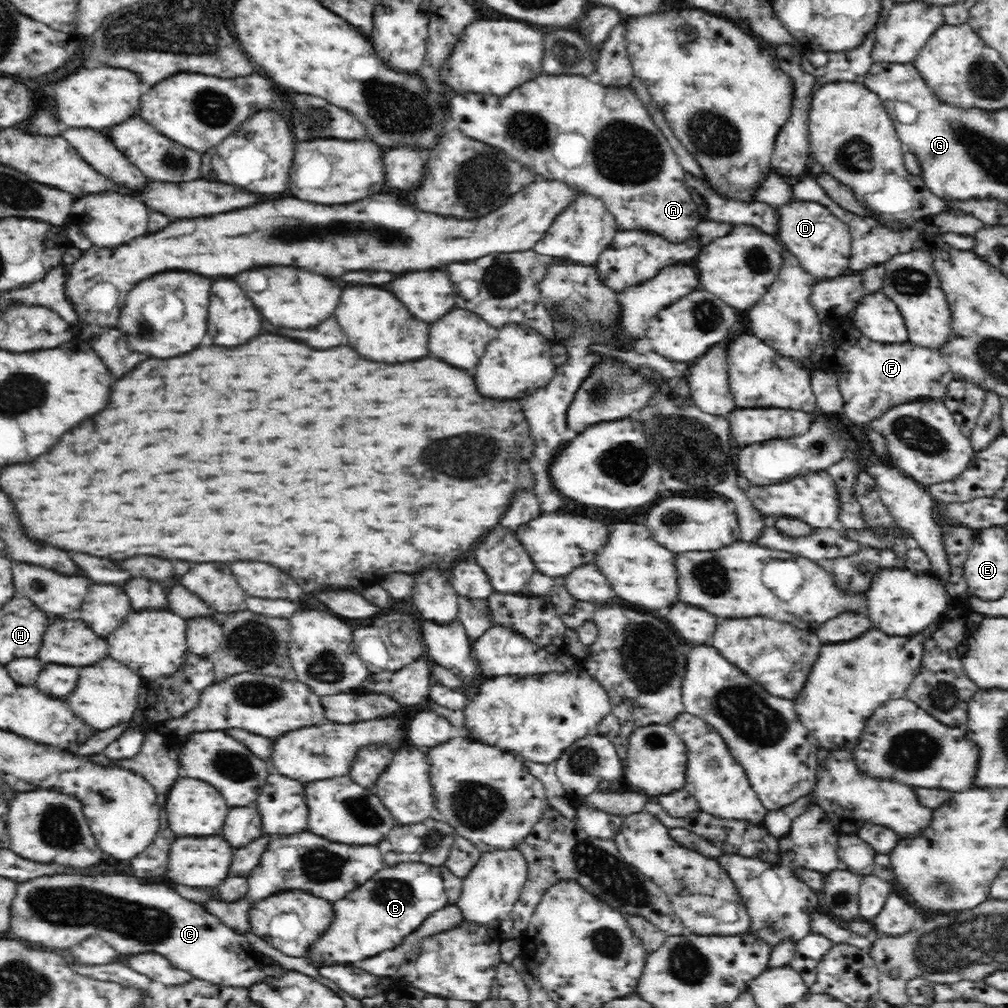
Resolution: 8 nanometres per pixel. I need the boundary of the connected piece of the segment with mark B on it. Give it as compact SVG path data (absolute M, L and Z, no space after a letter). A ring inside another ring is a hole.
M406 862L378 870L376 876L344 898L336 902L336 920L332 934L326 934L318 942L316 952L308 958L332 962L356 962L378 952L390 950L402 944L404 936L416 932L426 918L438 910L456 905L464 890L464 880L446 866L432 866L423 862ZM362 932L362 934L360 934ZM376 932L376 934L374 934Z

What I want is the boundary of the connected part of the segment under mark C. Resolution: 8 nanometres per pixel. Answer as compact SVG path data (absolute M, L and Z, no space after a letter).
M42 876L22 882L18 886L16 900L10 910L10 932L18 938L34 942L34 946L46 948L70 948L88 936L100 936L120 954L158 952L166 956L172 965L180 966L196 979L224 986L244 986L262 982L264 976L274 976L280 968L270 957L258 952L246 938L224 926L219 918L204 911L200 904L192 904L162 884L140 884L134 876Z

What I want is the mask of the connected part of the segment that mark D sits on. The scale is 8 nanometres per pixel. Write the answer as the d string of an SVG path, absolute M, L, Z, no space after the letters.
M792 200L791 204L779 207L780 240L786 248L800 260L800 265L818 280L828 280L843 276L850 269L852 235L848 226L829 208L818 202Z

